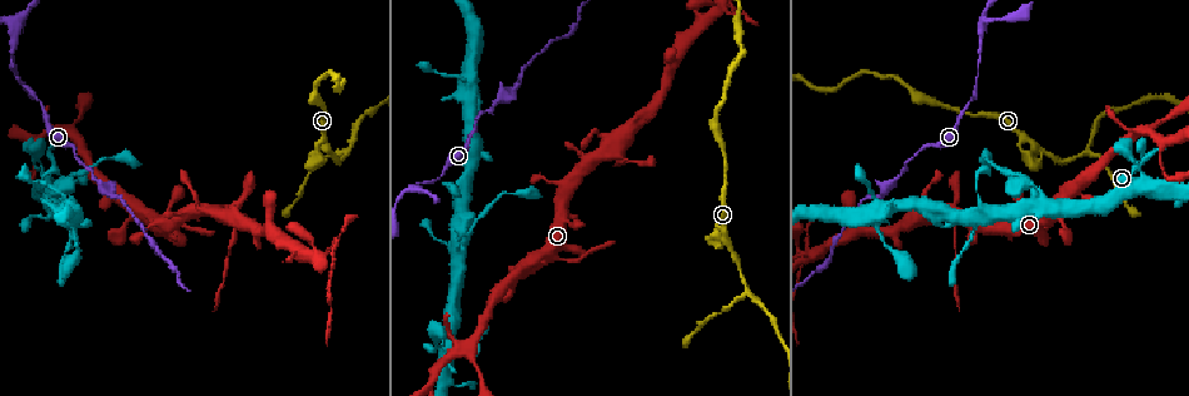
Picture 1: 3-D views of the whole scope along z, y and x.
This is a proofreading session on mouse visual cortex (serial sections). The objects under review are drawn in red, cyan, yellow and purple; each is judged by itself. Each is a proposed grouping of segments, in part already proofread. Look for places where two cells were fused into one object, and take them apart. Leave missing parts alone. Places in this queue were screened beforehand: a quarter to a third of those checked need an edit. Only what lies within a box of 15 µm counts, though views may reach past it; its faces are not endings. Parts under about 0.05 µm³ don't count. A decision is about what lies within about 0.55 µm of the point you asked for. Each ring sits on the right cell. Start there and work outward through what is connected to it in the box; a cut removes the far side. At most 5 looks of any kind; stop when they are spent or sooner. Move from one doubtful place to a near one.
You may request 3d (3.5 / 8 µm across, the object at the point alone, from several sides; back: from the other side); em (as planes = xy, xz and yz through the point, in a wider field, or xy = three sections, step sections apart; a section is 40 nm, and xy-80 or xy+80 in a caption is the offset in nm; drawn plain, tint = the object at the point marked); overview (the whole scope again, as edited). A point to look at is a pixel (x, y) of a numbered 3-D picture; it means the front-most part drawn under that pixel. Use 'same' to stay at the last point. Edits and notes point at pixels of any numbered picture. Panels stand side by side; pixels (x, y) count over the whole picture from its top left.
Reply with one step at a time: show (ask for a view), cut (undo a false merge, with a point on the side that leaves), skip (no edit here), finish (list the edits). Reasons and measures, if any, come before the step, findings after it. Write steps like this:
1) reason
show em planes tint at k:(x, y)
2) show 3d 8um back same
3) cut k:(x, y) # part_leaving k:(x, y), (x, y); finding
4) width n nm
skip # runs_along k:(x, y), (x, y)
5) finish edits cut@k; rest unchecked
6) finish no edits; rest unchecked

thin neck
show 3d 3.5um at 1:(230, 207)

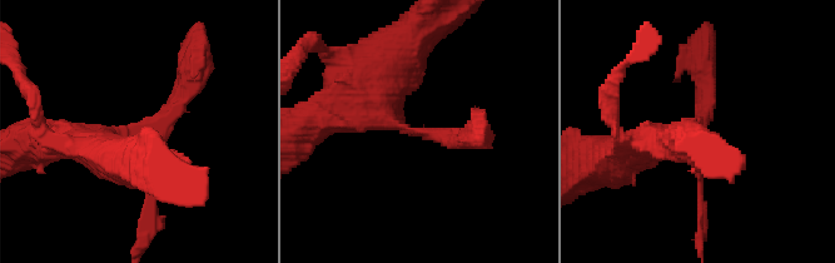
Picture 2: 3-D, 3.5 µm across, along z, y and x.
arms 3; arm_widths 100, 200, 400 nm; shape alone is not enough
show em xy step 5 tint at 2:(423, 132)

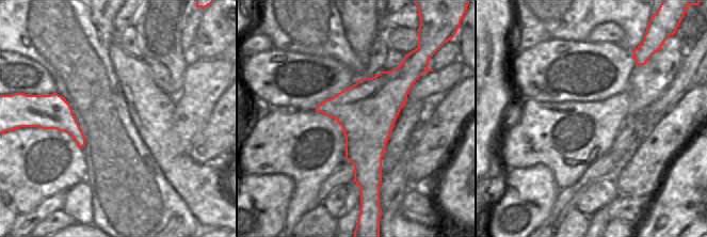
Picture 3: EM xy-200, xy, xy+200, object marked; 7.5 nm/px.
cut 2:(704, 108) # part_leaving 2:(409, 128), (445, 138), (478, 138); a second cell is stuck on

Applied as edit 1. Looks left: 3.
a fork
show 3d 3.5um at 1:(1084, 153)

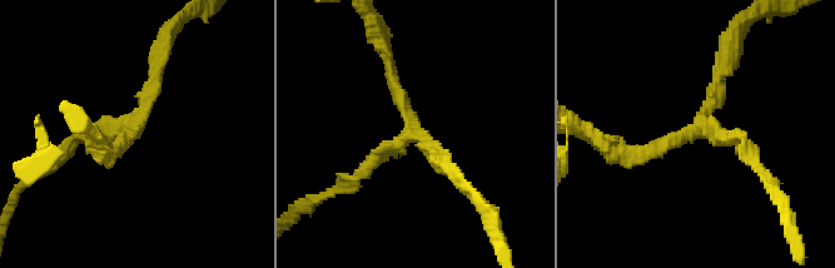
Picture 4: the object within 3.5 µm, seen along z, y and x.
arms 3; arm_widths 150, 150, 200 nm; now the EM
show em xy step 1 tint at 4:(413, 132)

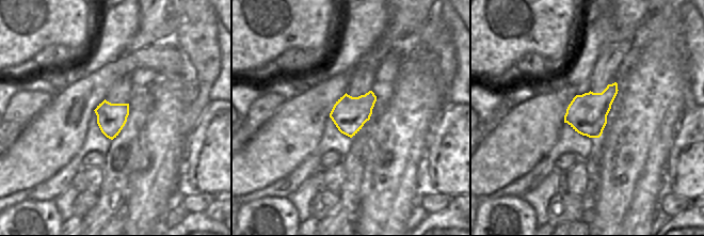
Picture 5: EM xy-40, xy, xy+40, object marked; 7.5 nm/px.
skip # runs_along 4:(631, 157), (701, 125), (726, 60); continuous, no second cell

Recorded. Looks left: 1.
finish edits cut@2; rest unchecked

